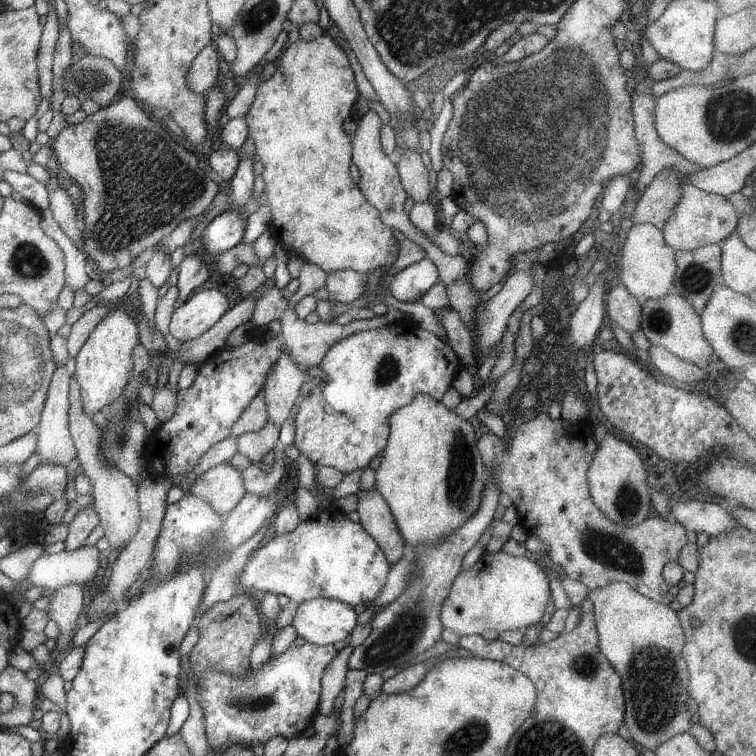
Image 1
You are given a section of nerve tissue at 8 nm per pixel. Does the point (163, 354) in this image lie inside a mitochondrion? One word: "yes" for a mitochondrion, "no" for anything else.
no

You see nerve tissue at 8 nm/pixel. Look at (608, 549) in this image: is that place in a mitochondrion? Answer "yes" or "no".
yes

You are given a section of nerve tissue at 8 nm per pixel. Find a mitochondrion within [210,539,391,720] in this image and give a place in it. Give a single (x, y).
(240, 704)

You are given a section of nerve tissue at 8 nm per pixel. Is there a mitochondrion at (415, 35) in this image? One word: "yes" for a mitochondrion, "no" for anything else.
yes

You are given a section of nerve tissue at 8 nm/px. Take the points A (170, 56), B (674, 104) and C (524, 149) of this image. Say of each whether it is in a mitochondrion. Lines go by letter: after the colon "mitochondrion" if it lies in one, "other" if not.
A: other
B: other
C: mitochondrion

